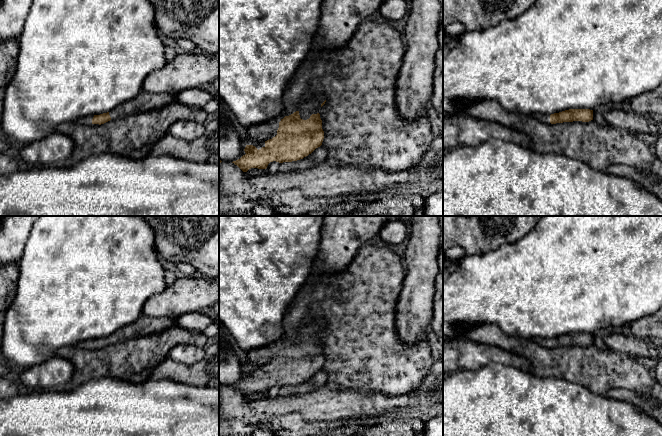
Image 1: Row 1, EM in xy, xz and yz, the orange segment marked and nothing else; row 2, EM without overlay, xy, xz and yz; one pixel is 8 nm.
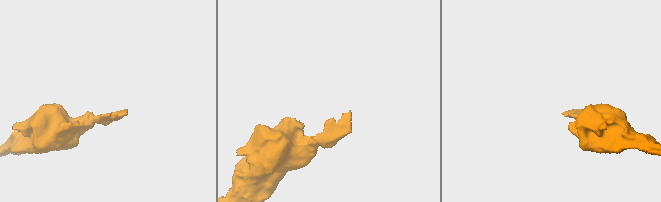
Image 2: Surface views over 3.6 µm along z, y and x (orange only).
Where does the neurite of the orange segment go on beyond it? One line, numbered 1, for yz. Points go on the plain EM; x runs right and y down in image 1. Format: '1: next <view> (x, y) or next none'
1: next yz (544, 342)

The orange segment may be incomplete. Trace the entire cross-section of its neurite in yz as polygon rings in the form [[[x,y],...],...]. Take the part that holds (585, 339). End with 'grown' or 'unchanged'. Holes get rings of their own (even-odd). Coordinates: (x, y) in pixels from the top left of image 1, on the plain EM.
[[[569,333],[554,338],[535,338],[533,339],[540,346],[545,348],[556,348],[563,346],[582,345],[589,346],[593,344],[593,334],[590,333]]] | grown

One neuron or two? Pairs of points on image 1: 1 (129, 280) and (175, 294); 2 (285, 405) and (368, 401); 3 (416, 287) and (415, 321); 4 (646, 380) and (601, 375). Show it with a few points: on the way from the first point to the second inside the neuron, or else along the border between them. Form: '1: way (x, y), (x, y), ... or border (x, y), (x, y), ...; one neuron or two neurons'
1: border (167, 285), (162, 291), (152, 295), (144, 303); two neurons
2: way (306, 405), (347, 404); one neuron
3: way (416, 295), (415, 313); one neuron
4: way (635, 378), (631, 375), (612, 375); one neuron

